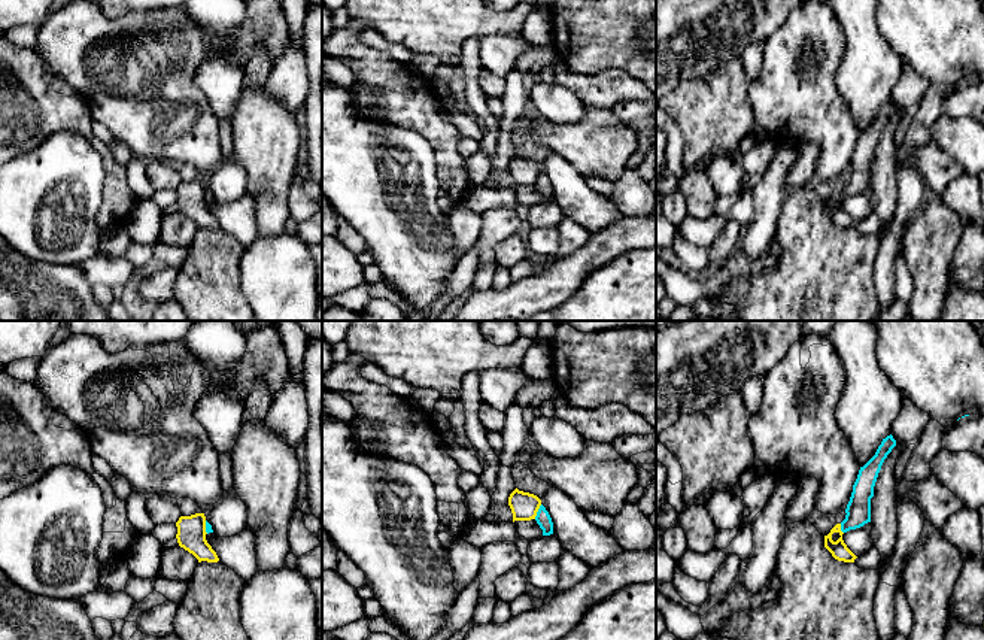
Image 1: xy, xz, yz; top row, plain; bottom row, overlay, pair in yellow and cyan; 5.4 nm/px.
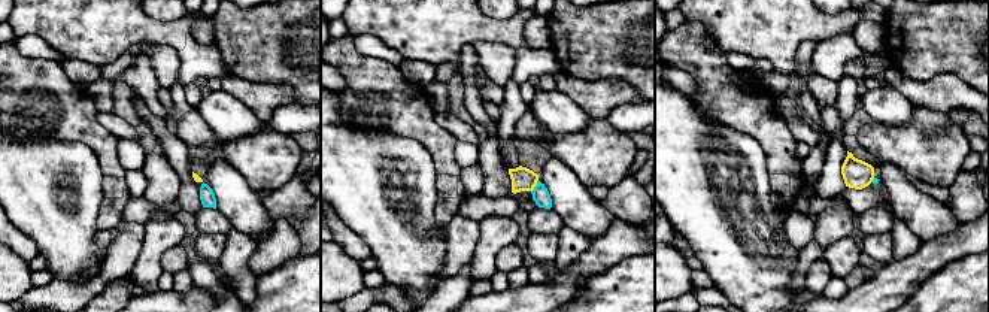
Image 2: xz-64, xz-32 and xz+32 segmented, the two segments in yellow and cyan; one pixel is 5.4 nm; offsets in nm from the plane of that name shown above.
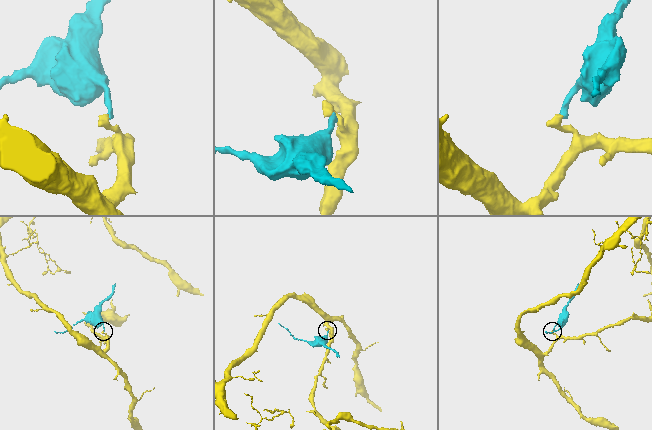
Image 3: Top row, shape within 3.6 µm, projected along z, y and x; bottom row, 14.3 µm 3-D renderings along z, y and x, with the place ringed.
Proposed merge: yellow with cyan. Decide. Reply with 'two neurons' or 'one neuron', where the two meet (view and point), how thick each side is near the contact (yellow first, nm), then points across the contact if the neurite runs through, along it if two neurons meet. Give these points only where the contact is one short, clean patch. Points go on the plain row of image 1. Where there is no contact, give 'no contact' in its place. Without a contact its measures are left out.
two neurons; contact xz (537, 176); calibres 150 and 80 nm; border xz (541, 170), (534, 184)

